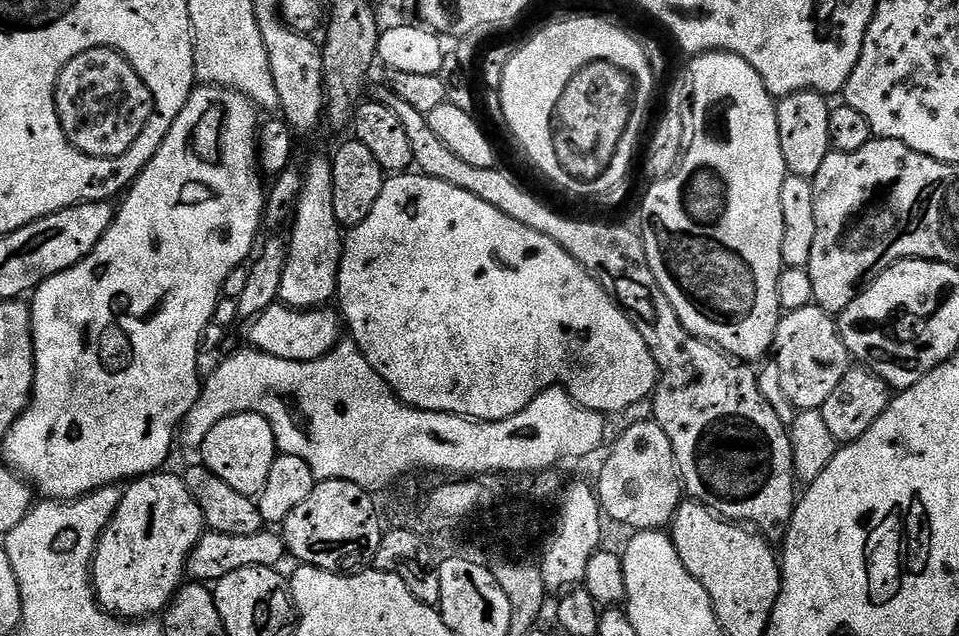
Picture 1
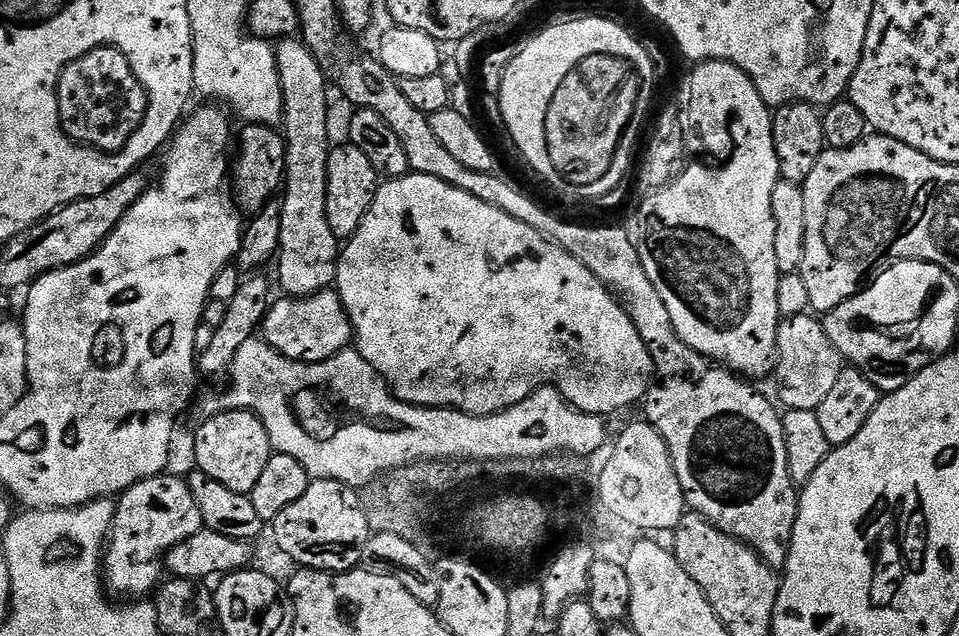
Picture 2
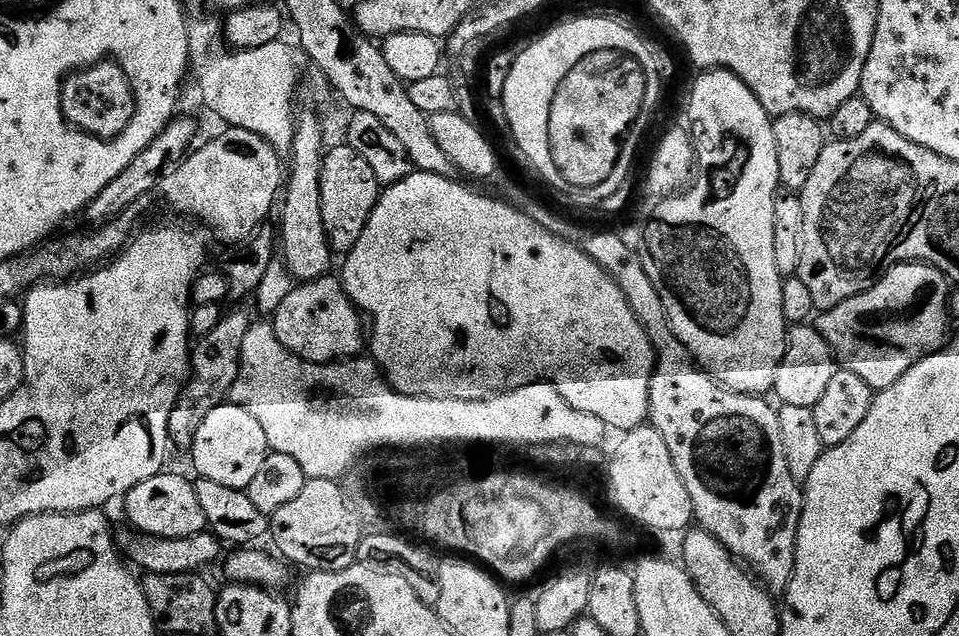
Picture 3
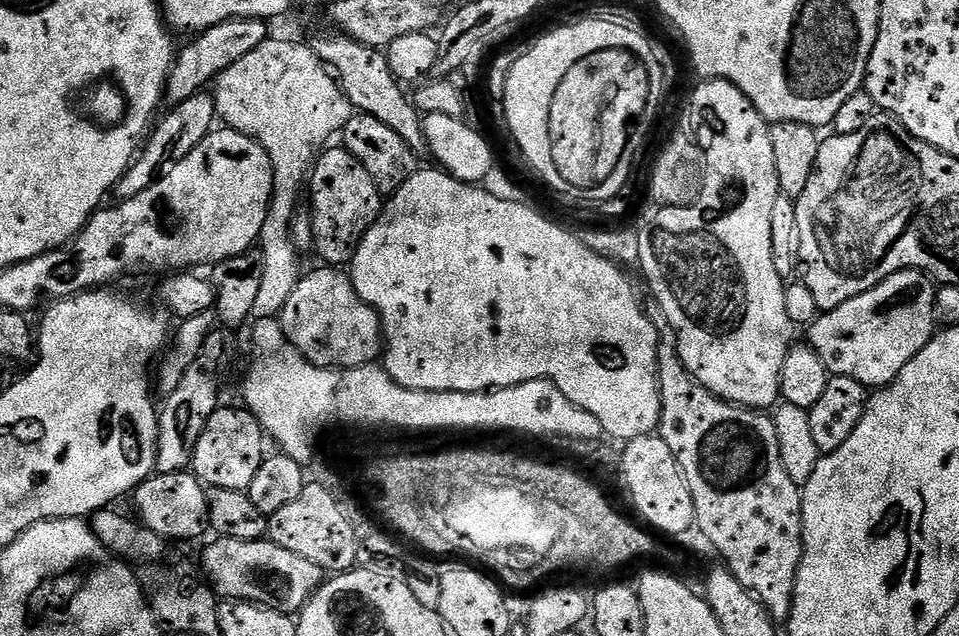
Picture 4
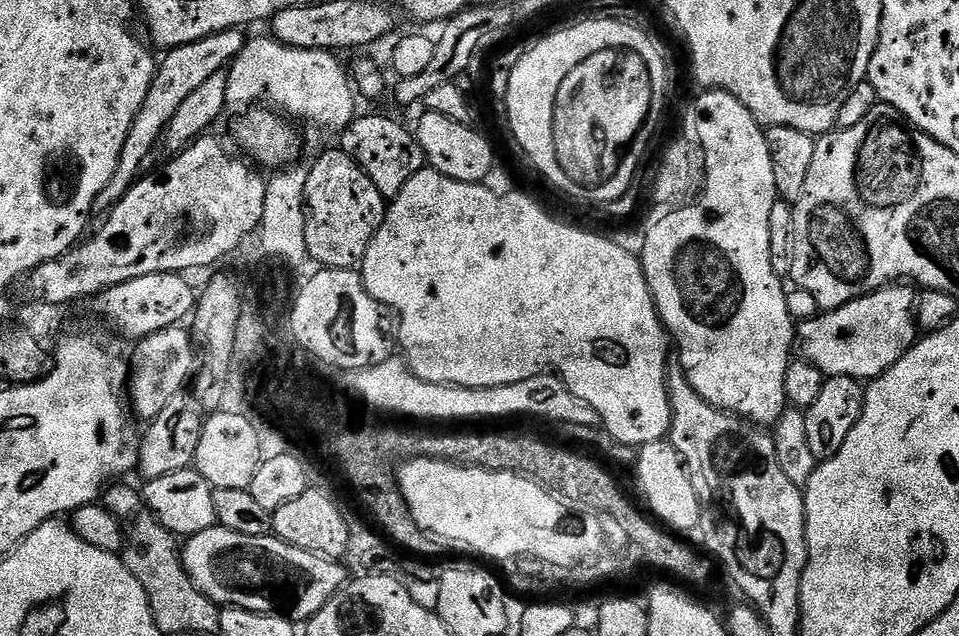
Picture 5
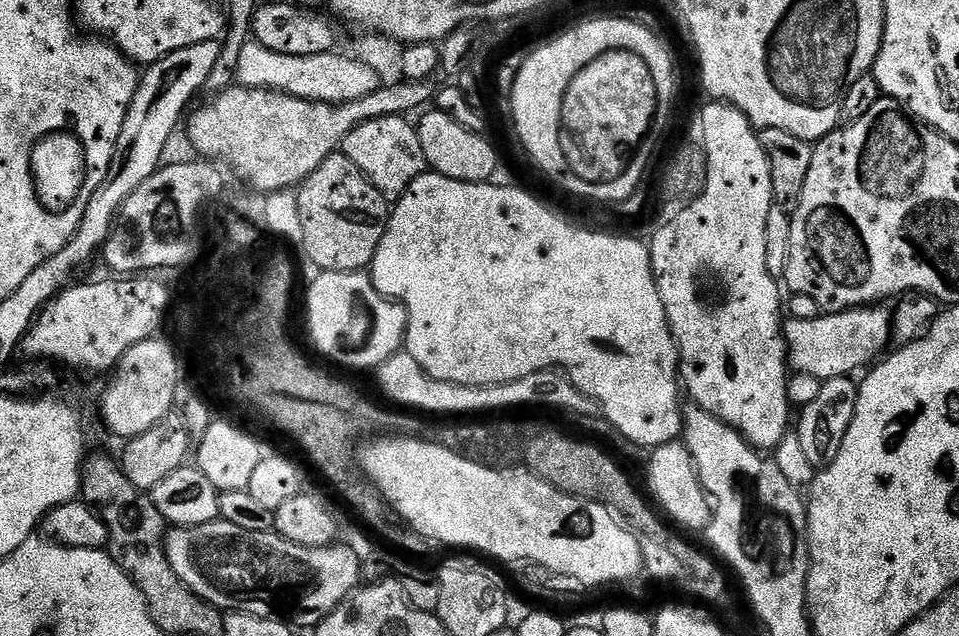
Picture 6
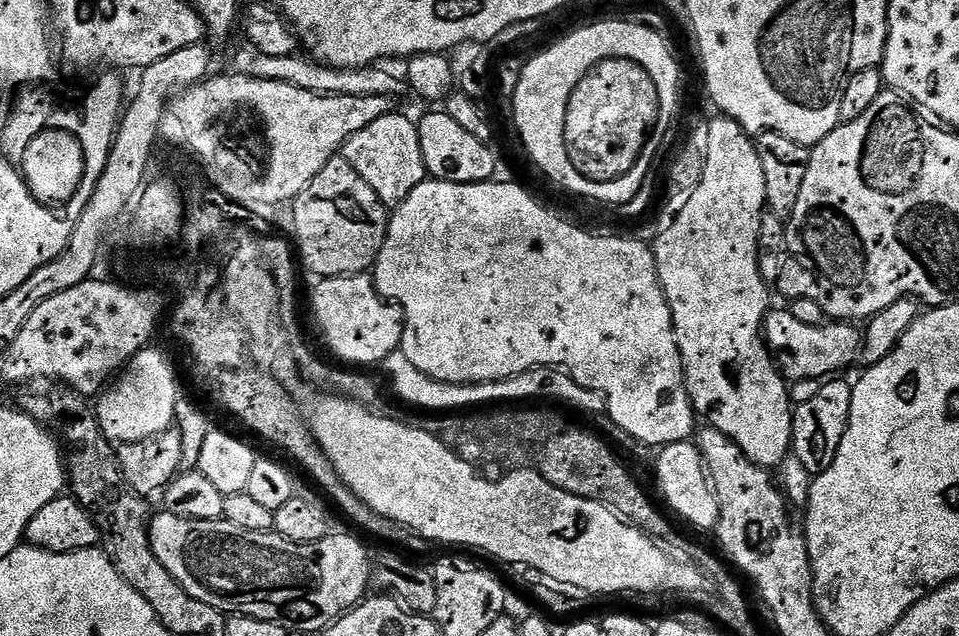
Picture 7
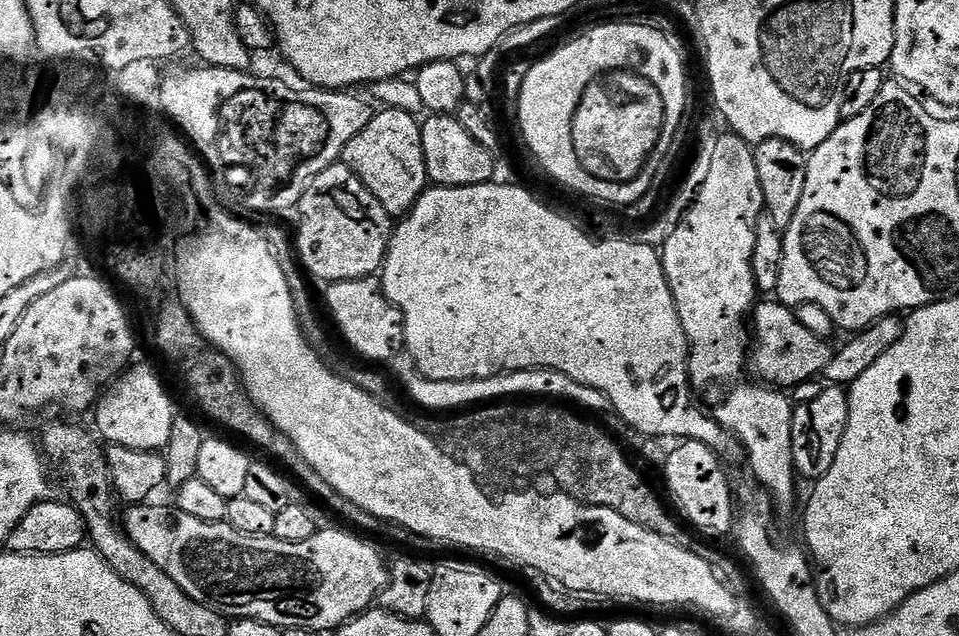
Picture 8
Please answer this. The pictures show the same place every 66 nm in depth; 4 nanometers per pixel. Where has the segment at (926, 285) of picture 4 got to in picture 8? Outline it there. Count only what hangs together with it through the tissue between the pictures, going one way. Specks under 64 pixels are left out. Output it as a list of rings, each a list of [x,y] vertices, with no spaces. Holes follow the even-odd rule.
[[[779,302],[755,305],[750,320],[754,325],[754,343],[750,348],[750,368],[757,372],[759,379],[780,390],[791,390],[798,384],[815,380],[830,362],[833,349],[828,340],[810,334],[802,322],[798,322],[795,311]],[[756,323],[756,328],[755,324]]]

